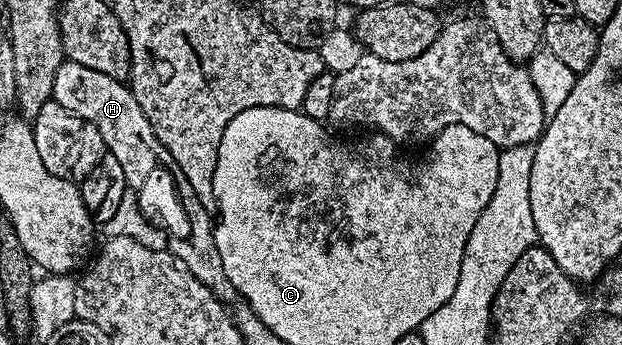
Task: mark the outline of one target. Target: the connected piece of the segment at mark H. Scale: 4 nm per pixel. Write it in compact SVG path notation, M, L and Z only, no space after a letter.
M66 59L56 72L53 99L75 113L82 123L91 123L98 129L108 155L119 162L126 185L130 189L140 188L152 170L161 166L167 168L173 162L170 152L159 141L150 120L139 106L132 87L124 81Z

